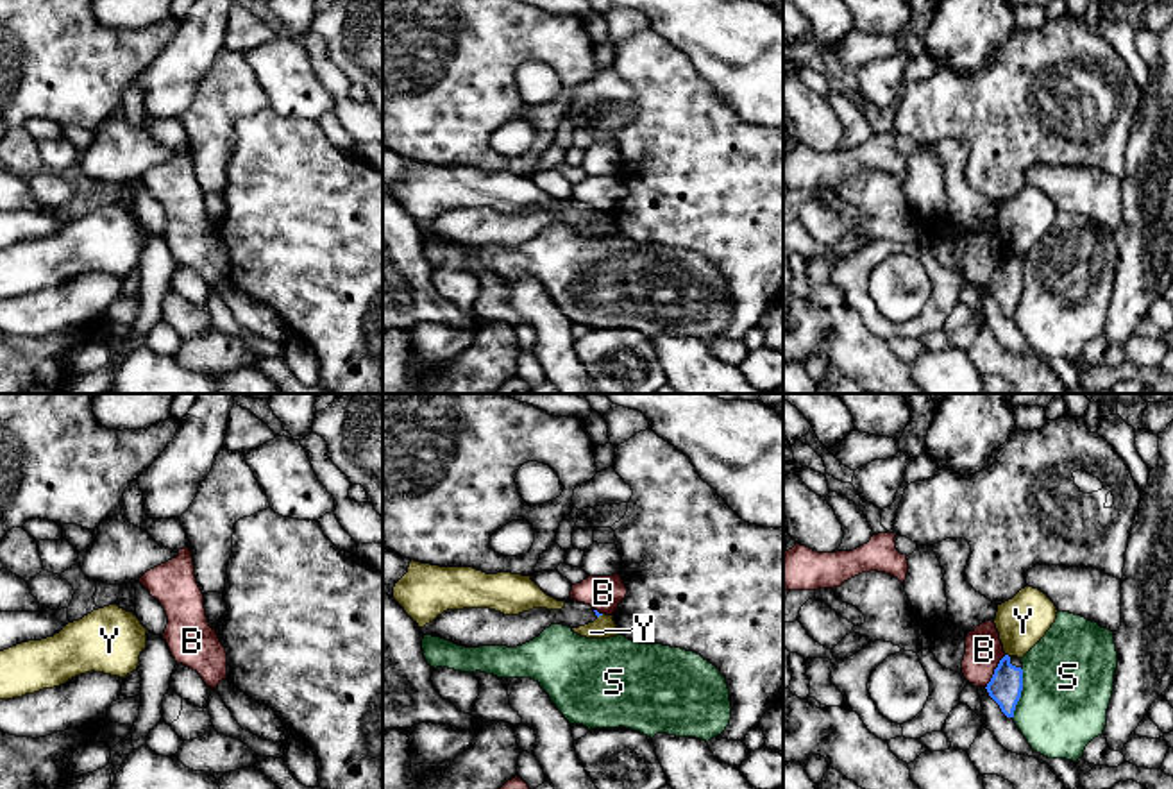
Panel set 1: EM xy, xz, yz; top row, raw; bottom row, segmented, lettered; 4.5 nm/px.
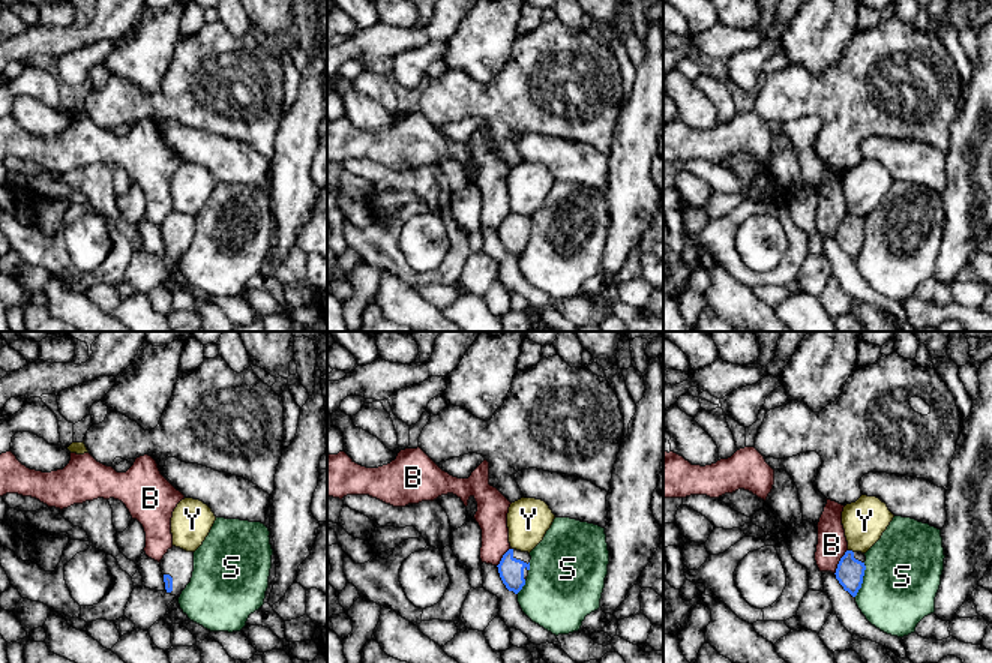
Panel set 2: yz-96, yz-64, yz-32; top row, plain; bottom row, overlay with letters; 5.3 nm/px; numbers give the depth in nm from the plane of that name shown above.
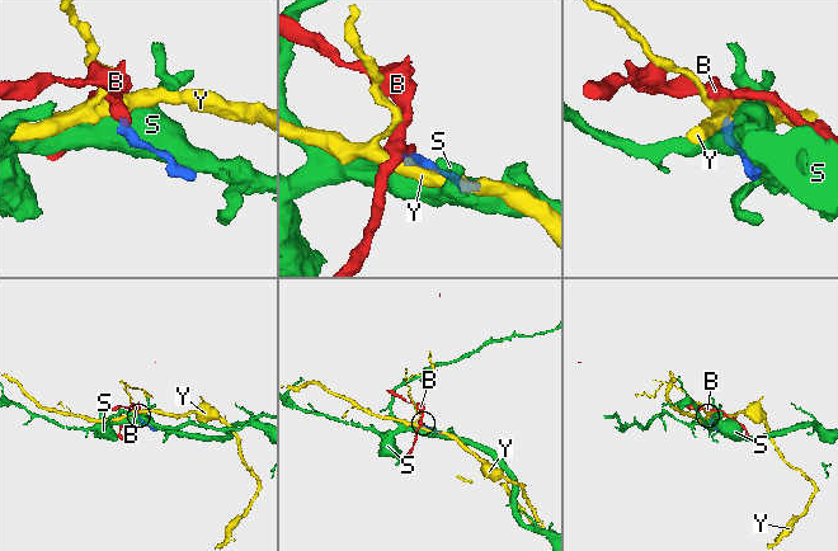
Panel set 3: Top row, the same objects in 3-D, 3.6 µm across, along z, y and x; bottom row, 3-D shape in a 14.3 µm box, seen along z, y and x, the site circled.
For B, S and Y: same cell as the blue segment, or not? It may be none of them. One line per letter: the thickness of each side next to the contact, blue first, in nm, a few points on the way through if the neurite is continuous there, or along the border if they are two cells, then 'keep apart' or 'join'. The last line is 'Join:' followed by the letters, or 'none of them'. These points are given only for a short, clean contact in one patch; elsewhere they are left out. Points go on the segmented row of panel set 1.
B: 150/170 nm | keep apart
S: 150/420 nm | keep apart
Y: 150/220 nm | along yz (1005, 653), (1009, 657) | keep apart
Join: none of them

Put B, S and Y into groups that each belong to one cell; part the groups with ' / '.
B / S / Y

